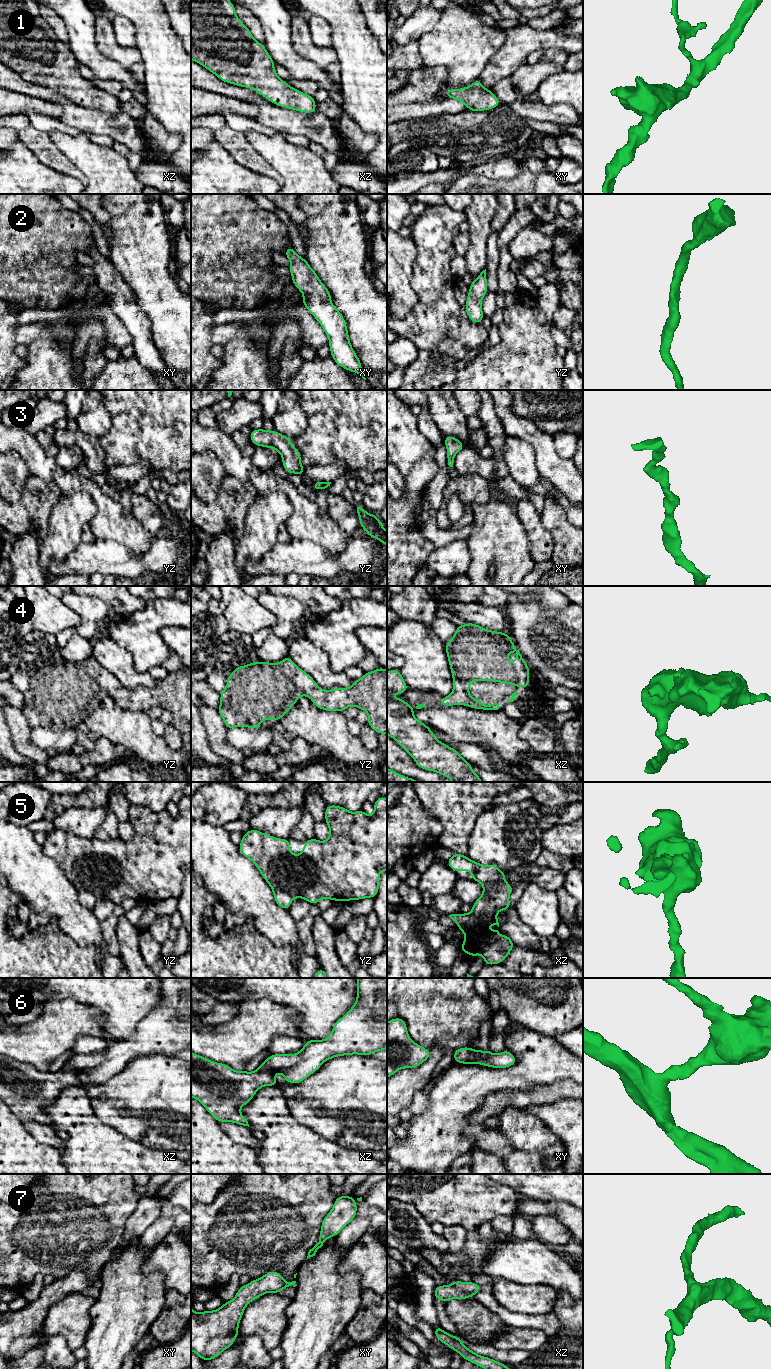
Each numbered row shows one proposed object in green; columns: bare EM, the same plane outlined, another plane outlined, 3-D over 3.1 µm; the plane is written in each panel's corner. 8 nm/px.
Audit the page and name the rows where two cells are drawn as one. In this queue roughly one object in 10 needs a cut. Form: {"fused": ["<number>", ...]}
{"fused": []}

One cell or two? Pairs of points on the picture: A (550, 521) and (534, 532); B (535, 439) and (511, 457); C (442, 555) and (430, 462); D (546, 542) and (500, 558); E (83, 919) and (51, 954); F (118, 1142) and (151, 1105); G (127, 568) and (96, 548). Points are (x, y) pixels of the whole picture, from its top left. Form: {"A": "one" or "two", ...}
{"A": "two", "B": "two", "C": "two", "D": "two", "E": "two", "F": "two", "G": "one"}

